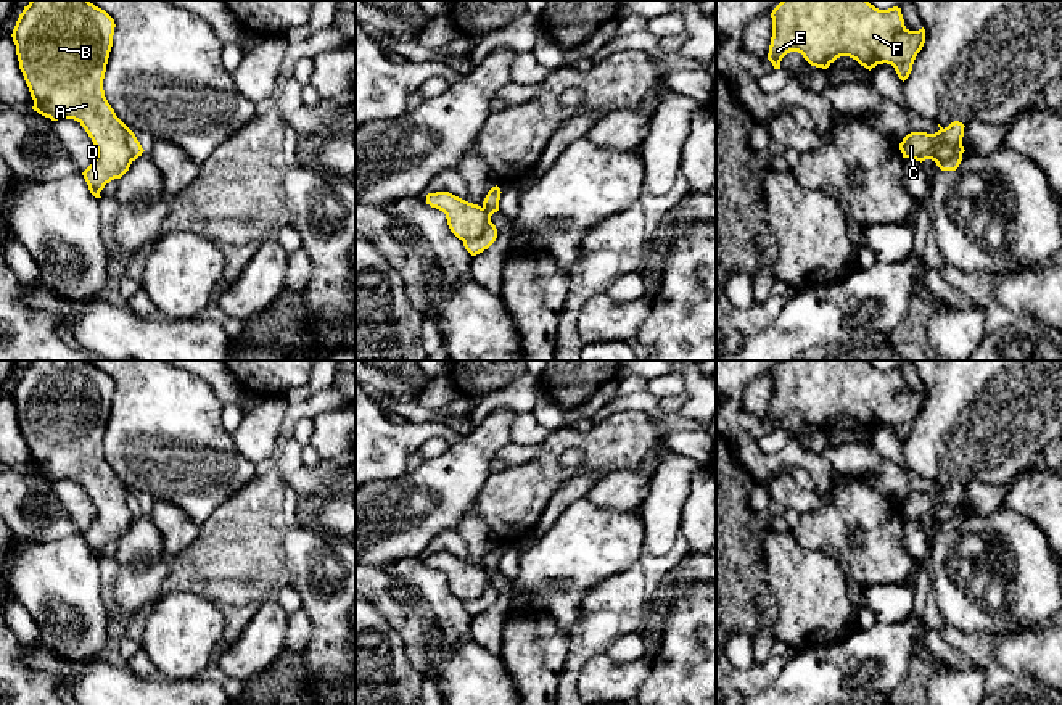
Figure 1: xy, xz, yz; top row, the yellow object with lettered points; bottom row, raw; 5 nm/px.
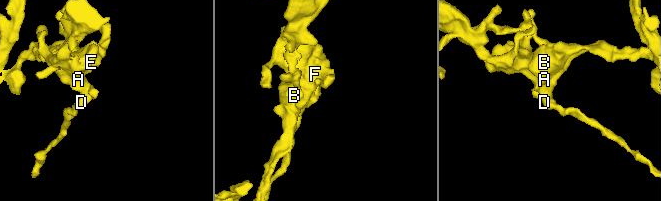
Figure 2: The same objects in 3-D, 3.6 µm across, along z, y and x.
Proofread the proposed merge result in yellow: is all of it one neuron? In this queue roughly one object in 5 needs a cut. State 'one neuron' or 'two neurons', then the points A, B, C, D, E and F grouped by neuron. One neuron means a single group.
one neuron; groups A B C D E F

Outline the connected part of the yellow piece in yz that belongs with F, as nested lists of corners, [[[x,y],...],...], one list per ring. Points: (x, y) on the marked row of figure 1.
[[[782,0],[771,13],[772,37],[768,60],[780,69],[782,58],[798,52],[816,68],[827,69],[837,58],[850,56],[866,69],[891,64],[904,82],[925,43],[925,29],[909,31],[901,8],[879,10],[867,0]]]

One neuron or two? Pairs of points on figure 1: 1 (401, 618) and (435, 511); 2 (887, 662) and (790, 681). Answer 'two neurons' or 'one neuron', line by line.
1: two neurons
2: one neuron

